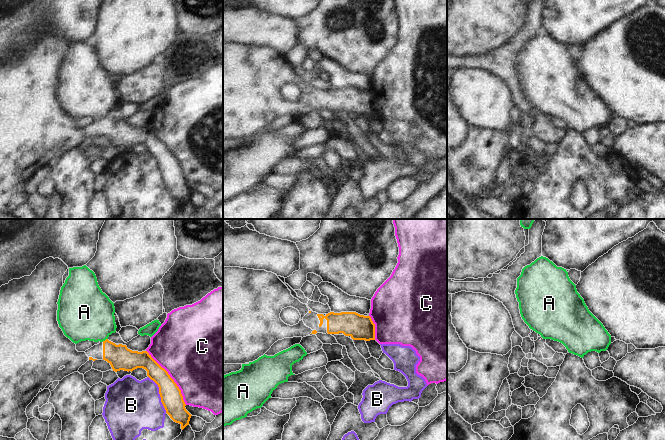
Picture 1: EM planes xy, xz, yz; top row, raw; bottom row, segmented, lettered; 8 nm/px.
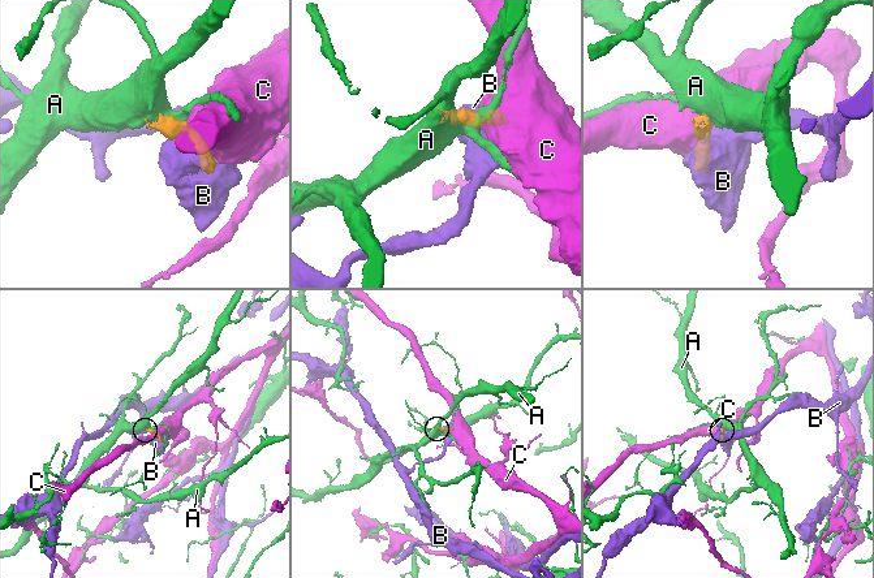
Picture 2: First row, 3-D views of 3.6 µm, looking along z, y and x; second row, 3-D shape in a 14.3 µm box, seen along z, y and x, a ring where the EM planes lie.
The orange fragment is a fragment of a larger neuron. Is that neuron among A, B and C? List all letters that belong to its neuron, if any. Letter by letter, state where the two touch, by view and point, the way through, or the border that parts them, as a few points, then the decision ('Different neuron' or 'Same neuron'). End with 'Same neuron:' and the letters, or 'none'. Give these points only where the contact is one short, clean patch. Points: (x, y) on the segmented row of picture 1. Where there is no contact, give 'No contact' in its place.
A: Touches orange at xy (105, 340). Boundary: xy (107, 338), (102, 341). Different neuron
B: Touches orange at xy (159, 393). Different neuron
C: Touches orange at xy (170, 377). Different neuron
Same neuron: none.

